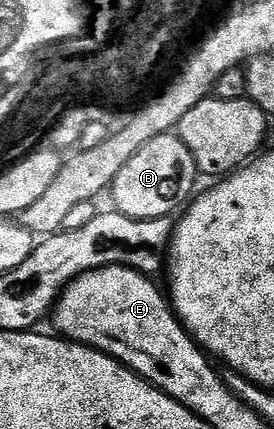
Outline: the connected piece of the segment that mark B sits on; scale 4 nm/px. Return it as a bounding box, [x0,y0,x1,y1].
[112,133,199,218]

